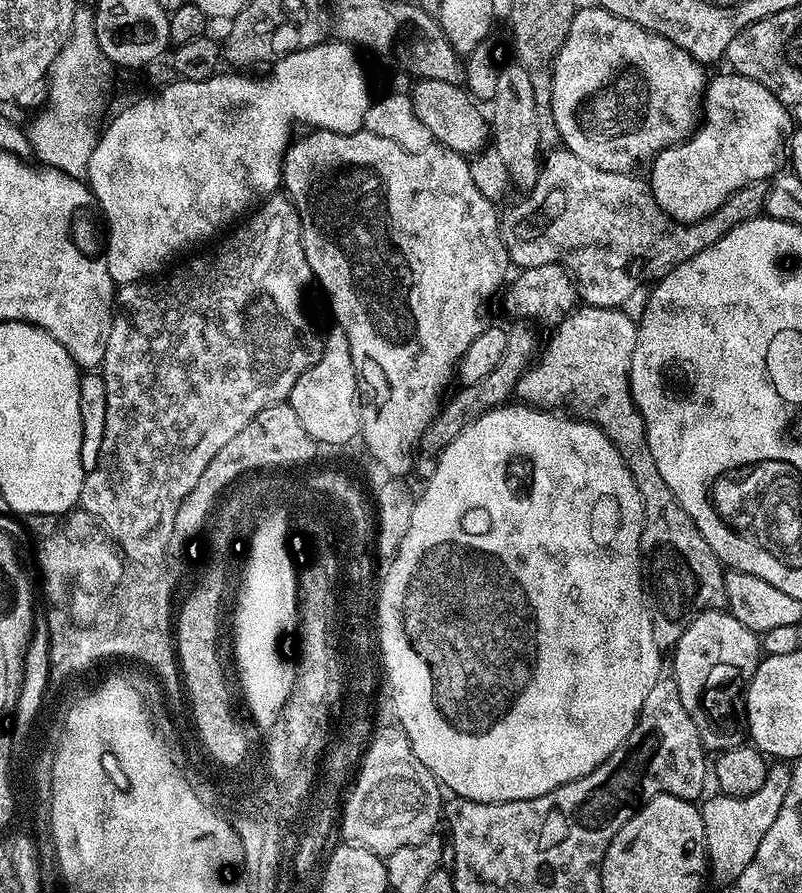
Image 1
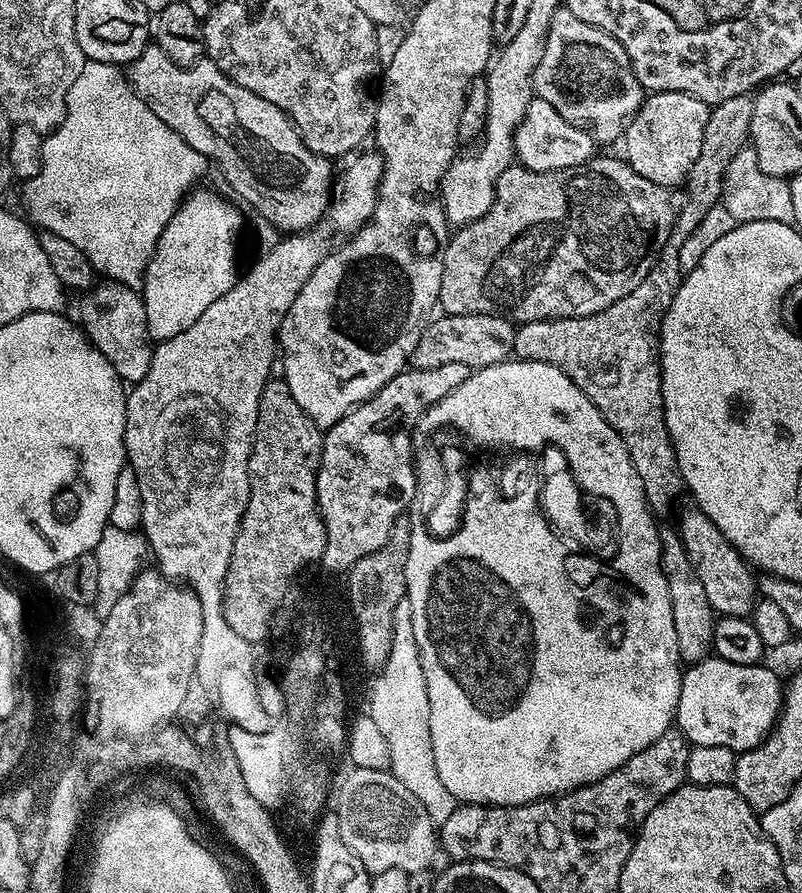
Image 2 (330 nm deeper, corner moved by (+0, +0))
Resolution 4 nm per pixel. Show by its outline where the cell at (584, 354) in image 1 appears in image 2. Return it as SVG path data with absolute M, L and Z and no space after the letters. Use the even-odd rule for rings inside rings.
M751 95L726 98L726 102L715 105L709 111L706 130L702 134L702 150L694 166L690 166L690 174L686 181L688 196L686 192L686 199L681 203L680 213L676 215L676 225L670 230L670 238L666 246L662 246L659 256L653 259L646 278L642 278L642 282L634 286L630 294L626 294L626 298L618 298L618 302L614 302L601 312L595 312L589 316L535 320L529 324L520 324L516 328L516 337L512 343L512 351L519 359L553 364L565 372L588 395L592 405L604 415L606 422L610 422L610 426L628 447L630 462L642 482L648 507L660 518L675 506L676 499L684 488L684 479L680 477L680 468L676 465L676 451L672 448L672 439L664 417L660 377L660 327L666 310L670 310L670 302L674 302L674 294L678 294L678 286L682 279L678 262L682 242L686 242L686 238L694 234L694 226L702 222L706 210L721 203L724 195L726 166L730 166L730 158L734 158L734 154L738 154L738 150L749 143L752 131L752 102Z

